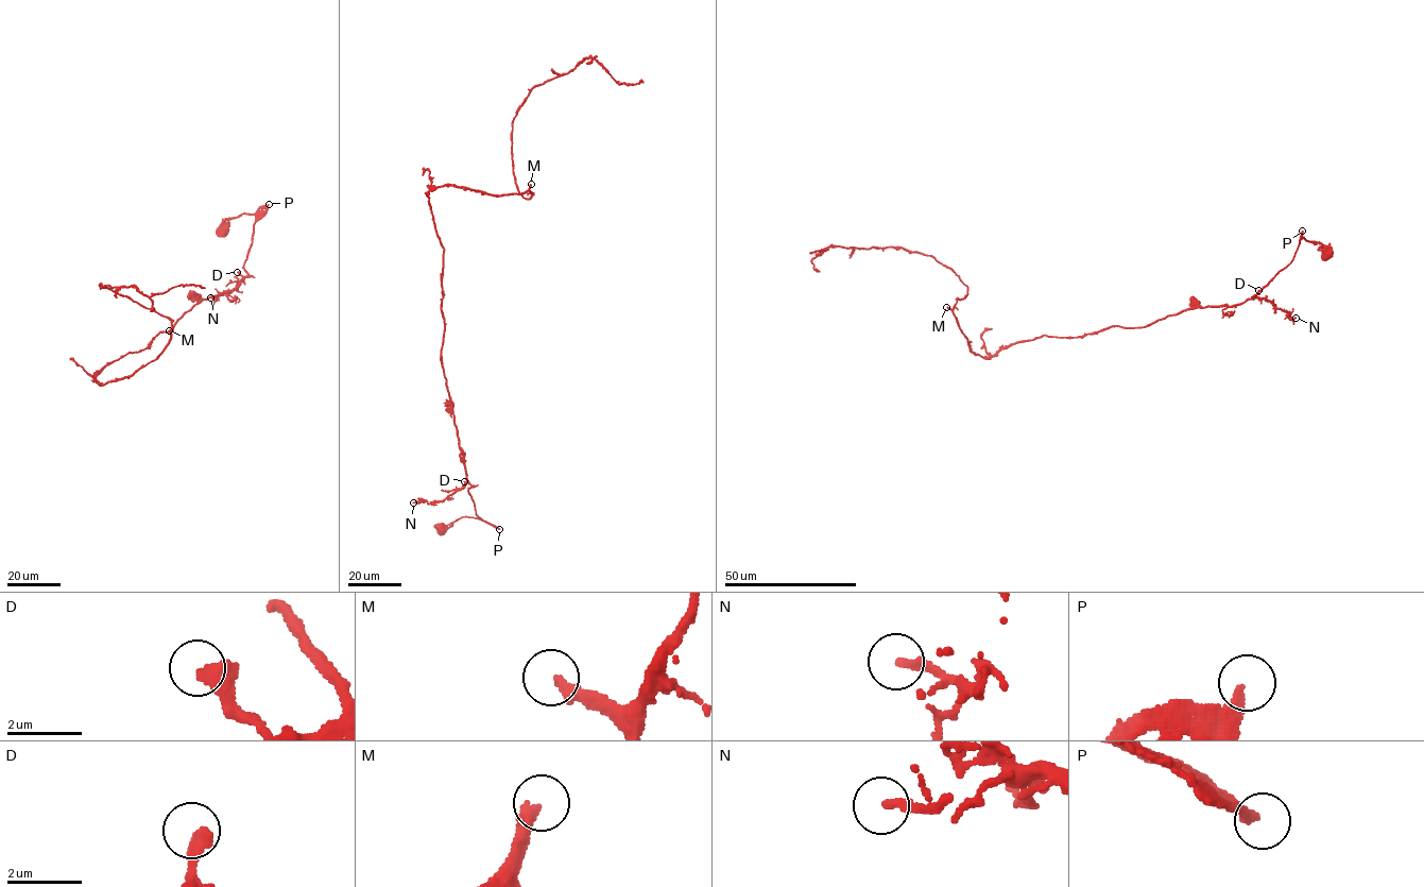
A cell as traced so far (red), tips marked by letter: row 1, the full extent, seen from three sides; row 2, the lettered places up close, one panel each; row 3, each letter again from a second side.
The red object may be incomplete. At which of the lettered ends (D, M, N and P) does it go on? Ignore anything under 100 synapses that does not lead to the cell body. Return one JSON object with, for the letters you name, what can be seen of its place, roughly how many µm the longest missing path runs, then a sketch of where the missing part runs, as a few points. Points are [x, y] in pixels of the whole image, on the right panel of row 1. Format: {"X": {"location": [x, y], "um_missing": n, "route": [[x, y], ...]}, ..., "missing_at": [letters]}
{"M": {"location": [946, 307], "um_missing": 130, "route": [[946, 307], [927, 280], [892, 259], [852, 265], [830, 285], [792, 276], [796, 250], [815, 263]]}, "missing_at": ["M"]}

